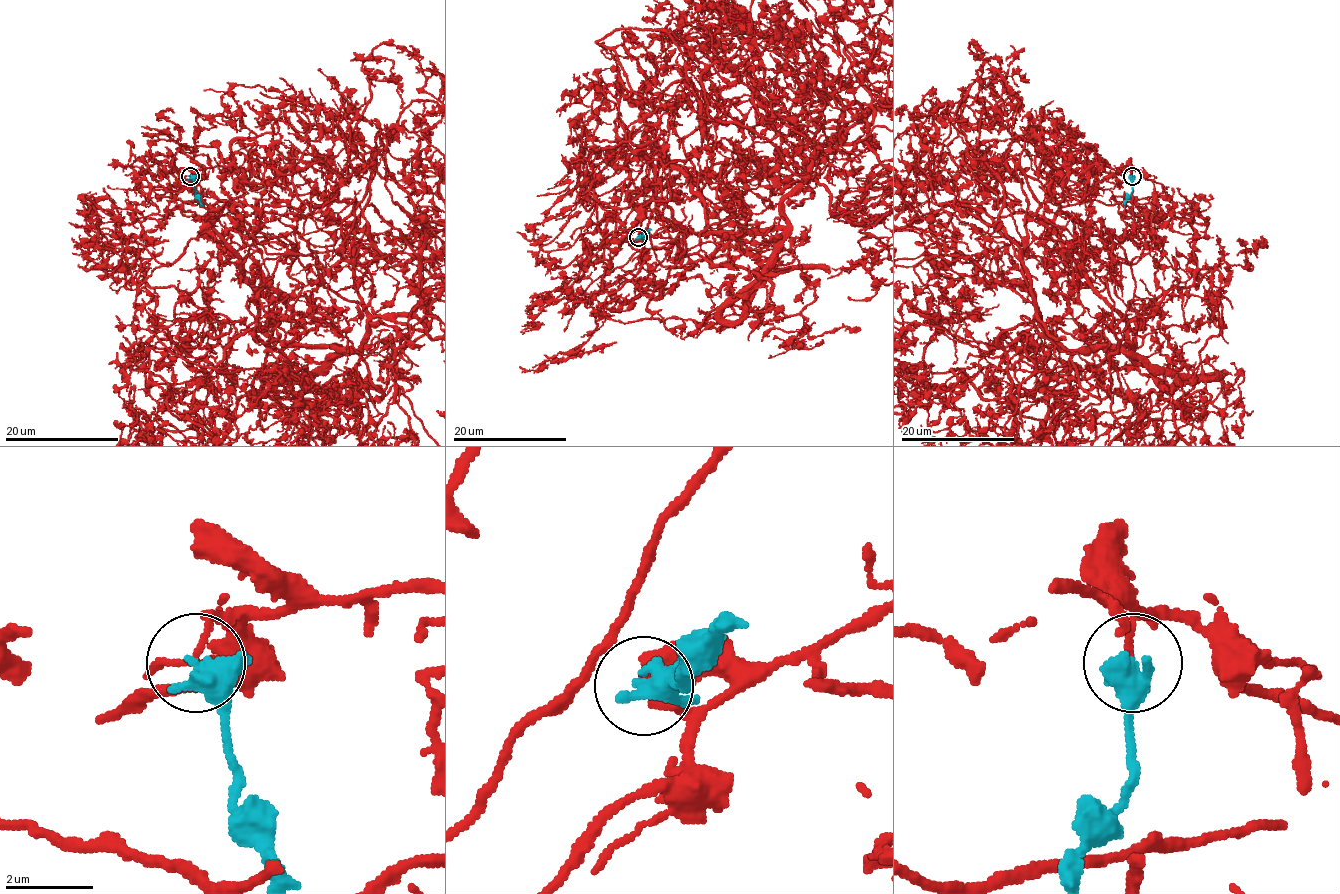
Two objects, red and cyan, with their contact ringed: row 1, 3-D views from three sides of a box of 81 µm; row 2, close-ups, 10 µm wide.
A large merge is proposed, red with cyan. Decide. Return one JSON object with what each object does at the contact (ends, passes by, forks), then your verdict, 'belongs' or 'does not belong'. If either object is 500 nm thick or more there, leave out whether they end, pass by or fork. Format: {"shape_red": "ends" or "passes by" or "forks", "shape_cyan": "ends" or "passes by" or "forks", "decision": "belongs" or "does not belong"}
{"shape_red": "ends", "shape_cyan": "passes by", "decision": "does not belong"}

